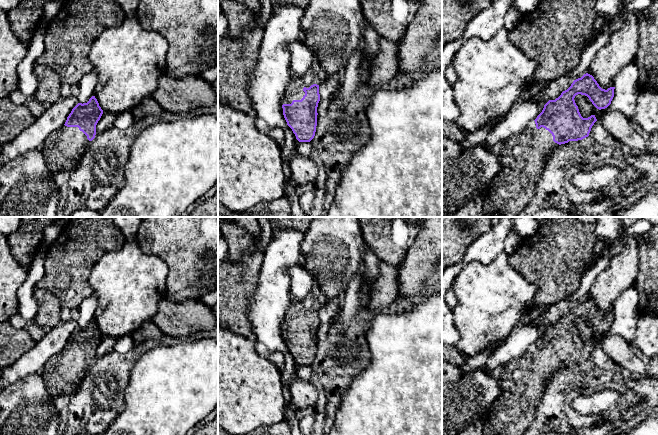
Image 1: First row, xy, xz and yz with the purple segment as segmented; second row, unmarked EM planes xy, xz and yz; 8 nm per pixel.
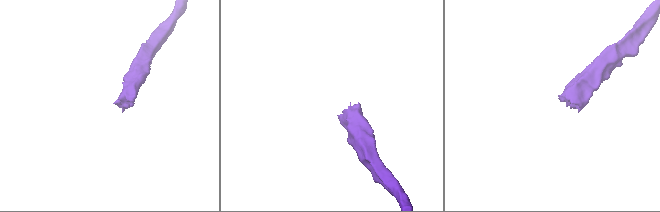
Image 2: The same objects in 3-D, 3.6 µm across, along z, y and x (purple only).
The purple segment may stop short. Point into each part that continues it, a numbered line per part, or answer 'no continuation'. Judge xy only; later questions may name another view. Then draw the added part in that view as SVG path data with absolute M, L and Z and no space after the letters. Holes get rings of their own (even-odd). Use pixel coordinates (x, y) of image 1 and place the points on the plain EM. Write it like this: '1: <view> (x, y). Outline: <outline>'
1: xy (63, 373). Outline: M63 349L49 359L42 376L49 393L57 398L65 394L74 394L90 367L91 365L78 351Z

